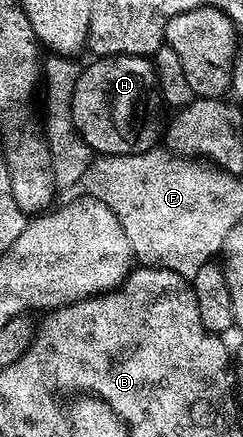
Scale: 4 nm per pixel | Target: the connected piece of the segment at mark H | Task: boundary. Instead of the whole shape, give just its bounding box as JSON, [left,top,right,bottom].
[72,54,162,156]

